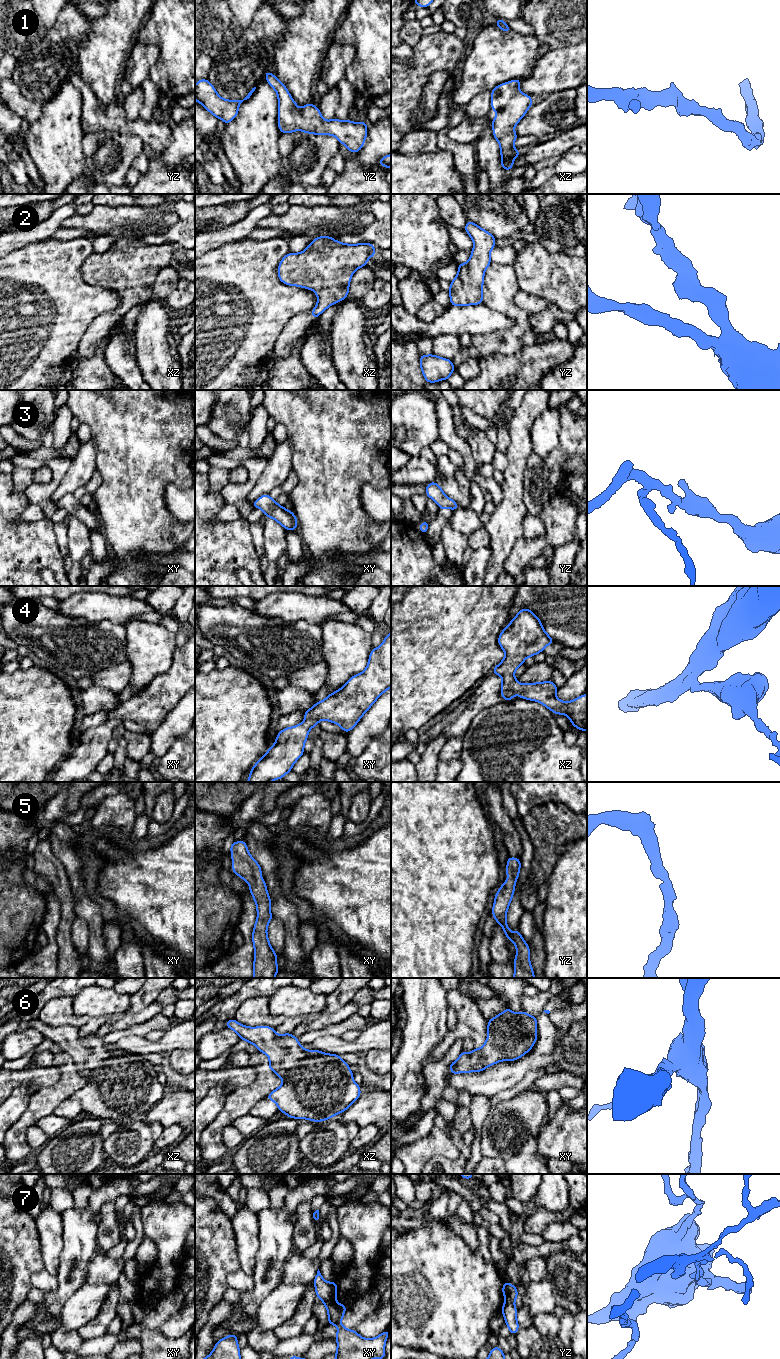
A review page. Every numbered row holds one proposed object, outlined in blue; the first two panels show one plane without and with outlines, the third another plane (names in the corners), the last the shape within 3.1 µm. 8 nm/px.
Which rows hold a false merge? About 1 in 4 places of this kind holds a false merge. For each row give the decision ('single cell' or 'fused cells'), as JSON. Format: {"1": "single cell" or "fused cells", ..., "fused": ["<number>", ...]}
{"1": "single cell", "2": "single cell", "3": "single cell", "4": "single cell", "5": "single cell", "6": "single cell", "7": "fused cells", "fused": ["7"]}

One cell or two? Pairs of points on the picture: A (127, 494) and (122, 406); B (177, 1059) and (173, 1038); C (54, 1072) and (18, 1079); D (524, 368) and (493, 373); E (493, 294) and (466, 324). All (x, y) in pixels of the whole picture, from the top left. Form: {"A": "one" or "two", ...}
{"A": "one", "B": "two", "C": "one", "D": "one", "E": "two"}

